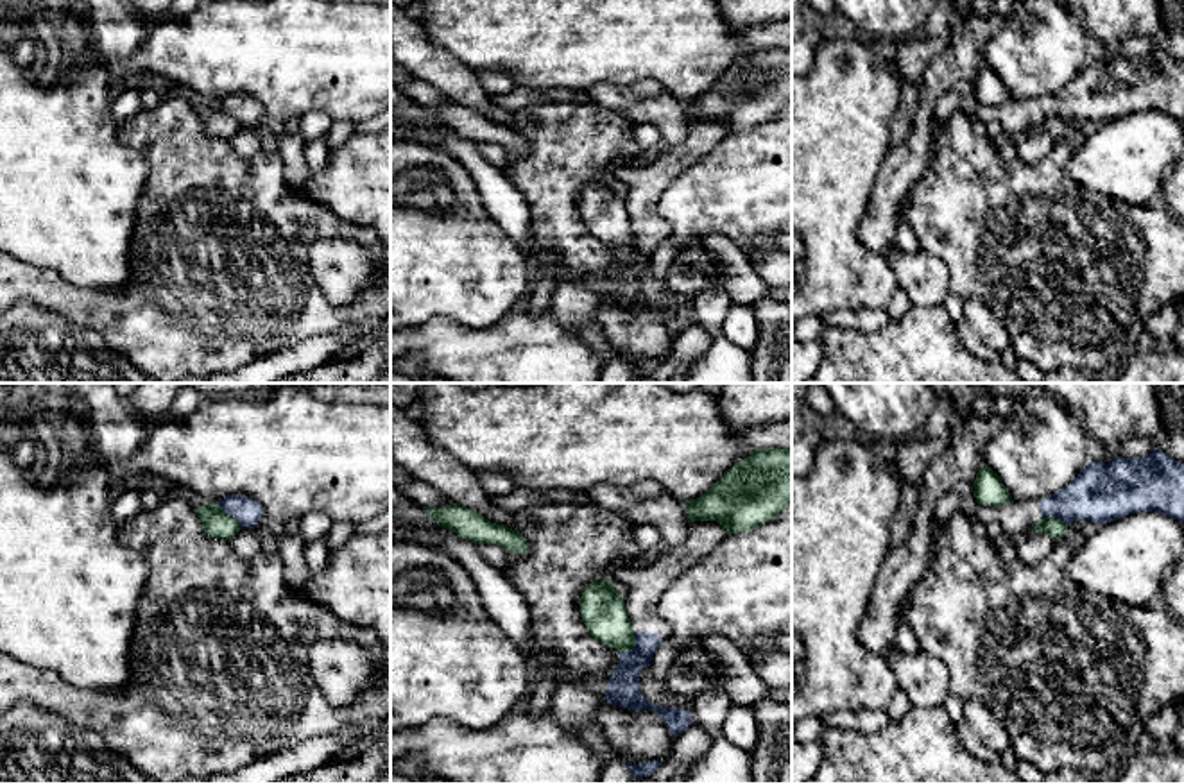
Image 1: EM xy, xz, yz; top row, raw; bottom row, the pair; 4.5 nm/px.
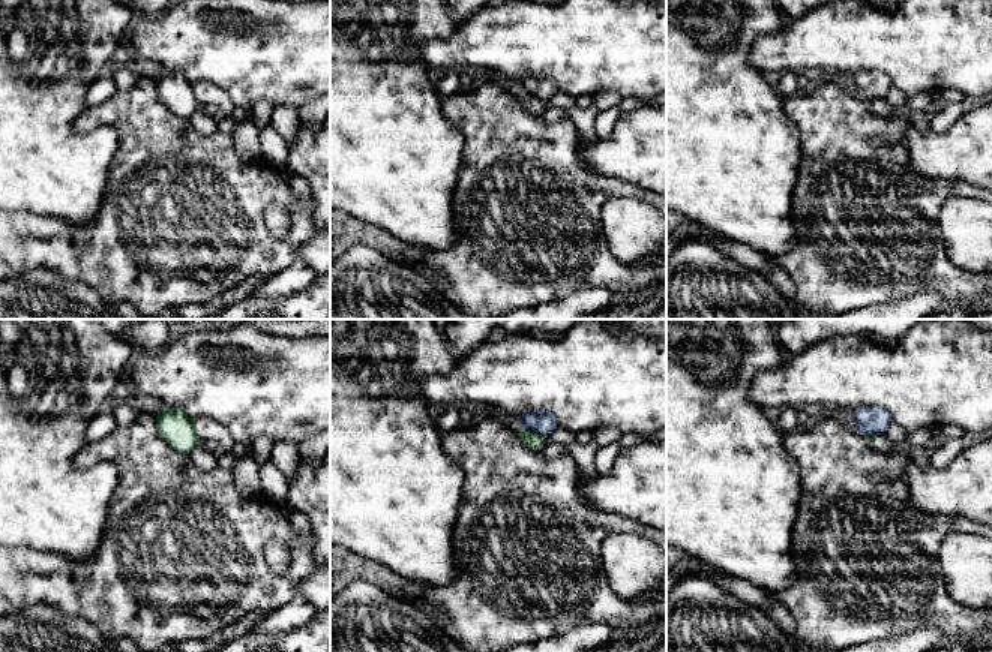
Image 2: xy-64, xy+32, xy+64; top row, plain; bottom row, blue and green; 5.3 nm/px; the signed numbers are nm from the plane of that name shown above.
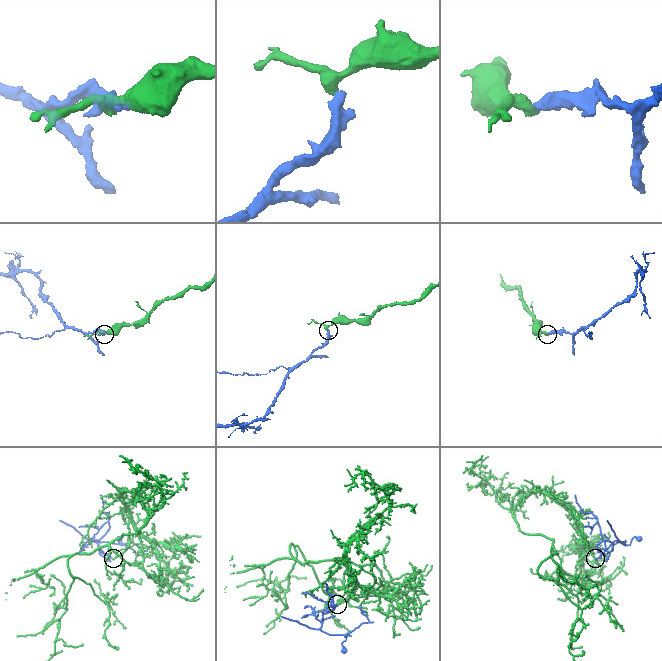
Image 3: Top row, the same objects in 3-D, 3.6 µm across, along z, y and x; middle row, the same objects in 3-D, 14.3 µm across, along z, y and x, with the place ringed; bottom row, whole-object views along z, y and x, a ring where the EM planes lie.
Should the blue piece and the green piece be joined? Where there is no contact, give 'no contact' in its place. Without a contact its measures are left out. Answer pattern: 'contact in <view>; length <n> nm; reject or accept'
contact in xz; length 120 nm; reject

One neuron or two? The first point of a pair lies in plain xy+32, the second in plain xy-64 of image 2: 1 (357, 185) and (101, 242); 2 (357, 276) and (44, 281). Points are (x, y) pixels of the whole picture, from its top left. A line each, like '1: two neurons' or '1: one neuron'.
1: two neurons
2: one neuron

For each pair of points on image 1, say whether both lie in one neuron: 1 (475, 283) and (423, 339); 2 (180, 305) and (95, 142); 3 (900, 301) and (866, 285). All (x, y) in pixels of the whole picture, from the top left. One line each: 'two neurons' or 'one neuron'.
1: two neurons
2: two neurons
3: two neurons

